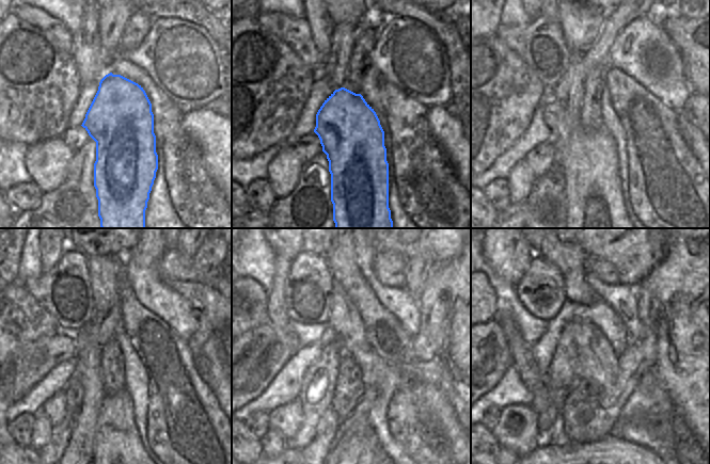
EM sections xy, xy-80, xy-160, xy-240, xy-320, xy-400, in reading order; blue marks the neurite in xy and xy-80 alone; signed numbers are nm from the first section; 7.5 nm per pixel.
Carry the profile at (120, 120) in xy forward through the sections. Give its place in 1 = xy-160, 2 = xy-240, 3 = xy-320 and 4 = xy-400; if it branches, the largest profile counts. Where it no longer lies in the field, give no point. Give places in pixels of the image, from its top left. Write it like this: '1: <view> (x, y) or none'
1: xy-160 (588, 160)
2: xy-240 (117, 445)
3: xy-320 (254, 358)
4: xy-400 (492, 357)

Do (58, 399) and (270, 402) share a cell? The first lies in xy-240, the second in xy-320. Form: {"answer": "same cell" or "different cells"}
{"answer": "different cells"}

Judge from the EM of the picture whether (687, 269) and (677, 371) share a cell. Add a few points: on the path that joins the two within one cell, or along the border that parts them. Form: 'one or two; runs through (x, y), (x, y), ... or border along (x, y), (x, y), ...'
one; runs through (687, 294), (687, 346)

